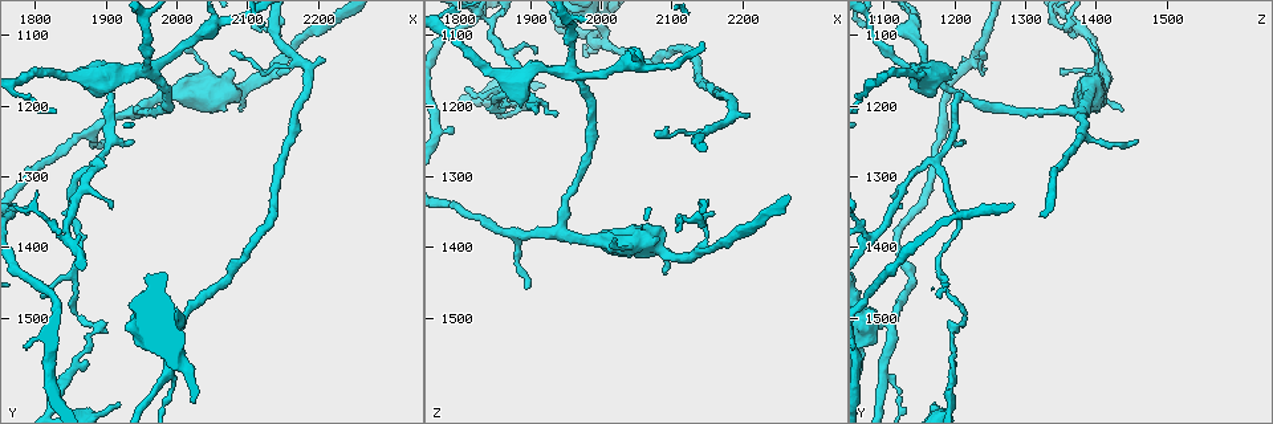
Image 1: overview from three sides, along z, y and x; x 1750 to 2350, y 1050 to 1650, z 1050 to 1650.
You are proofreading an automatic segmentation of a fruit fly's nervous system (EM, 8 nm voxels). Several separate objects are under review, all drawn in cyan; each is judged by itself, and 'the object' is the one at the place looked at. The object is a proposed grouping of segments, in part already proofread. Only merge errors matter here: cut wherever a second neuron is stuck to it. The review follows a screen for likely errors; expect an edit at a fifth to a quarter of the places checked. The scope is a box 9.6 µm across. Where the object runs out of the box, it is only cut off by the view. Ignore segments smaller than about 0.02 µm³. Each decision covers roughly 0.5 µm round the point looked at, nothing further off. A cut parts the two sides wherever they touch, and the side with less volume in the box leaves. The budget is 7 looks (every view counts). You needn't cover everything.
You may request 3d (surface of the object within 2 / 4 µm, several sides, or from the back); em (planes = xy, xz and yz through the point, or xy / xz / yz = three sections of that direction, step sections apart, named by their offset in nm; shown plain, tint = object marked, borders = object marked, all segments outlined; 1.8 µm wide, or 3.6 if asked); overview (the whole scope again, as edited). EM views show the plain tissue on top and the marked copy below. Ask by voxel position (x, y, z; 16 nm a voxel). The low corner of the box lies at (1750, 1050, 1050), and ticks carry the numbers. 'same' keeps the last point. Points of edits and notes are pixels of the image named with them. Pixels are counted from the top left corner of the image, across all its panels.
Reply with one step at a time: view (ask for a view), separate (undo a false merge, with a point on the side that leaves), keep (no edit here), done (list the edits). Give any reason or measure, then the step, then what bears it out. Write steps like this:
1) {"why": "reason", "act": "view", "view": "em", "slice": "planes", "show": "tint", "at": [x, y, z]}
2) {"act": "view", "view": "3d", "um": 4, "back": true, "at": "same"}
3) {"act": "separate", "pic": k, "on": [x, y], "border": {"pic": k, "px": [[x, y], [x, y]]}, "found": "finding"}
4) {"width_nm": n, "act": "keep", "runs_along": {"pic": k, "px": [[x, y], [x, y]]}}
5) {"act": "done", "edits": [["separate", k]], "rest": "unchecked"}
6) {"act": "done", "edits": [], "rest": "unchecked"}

{"why": "abrupt turn", "act": "view", "view": "em", "slice": "xz", "step": 4, "show": "tint", "at": [1885, 1525, 1200]}

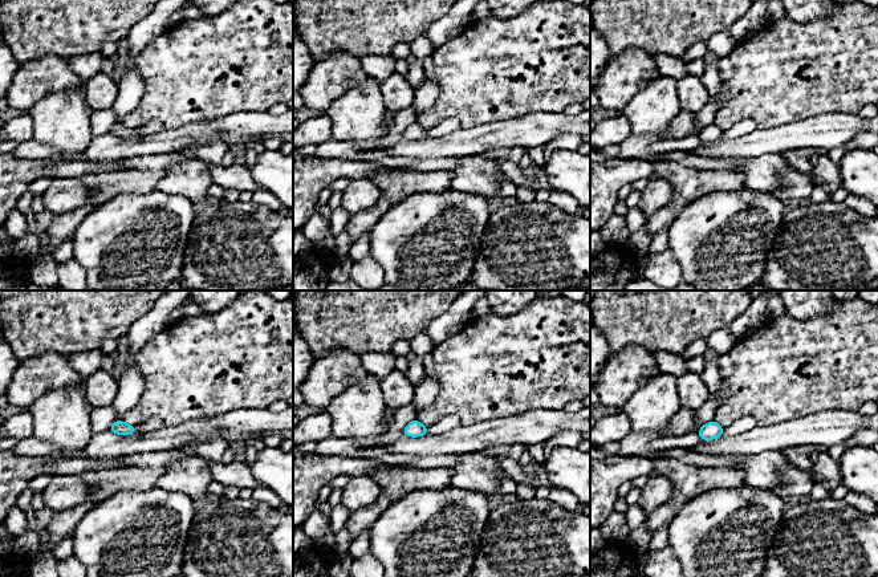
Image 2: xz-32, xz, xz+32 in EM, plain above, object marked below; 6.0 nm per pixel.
{"why": "cut it another way", "act": "view", "view": "em", "slice": "planes", "show": "tint", "at": "same"}

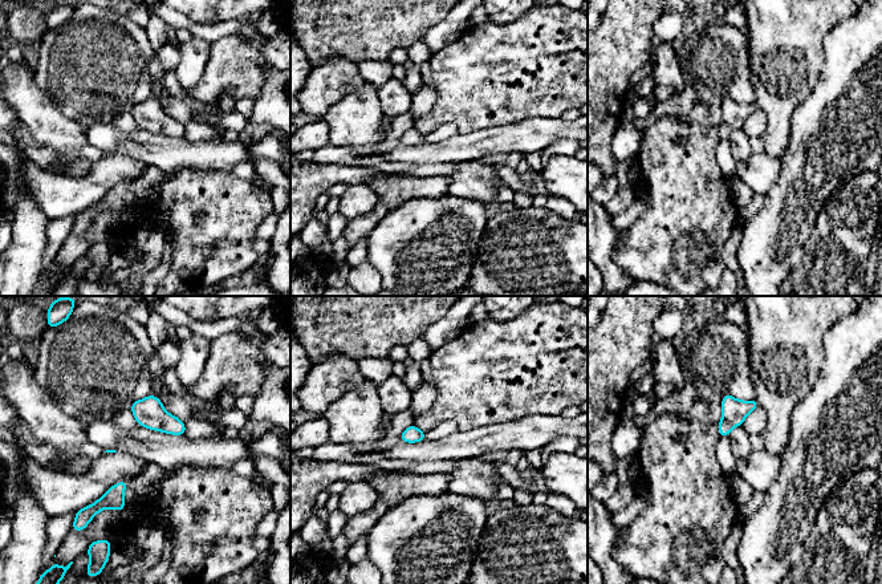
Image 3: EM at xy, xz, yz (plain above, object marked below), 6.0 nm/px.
{"act": "separate", "pic": 3, "on": [724, 426], "border": {"pic": 3, "px": [[723, 417], [732, 426]]}, "found": "two neurons meet here"}

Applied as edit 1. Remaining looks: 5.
{"act": "view", "view": "overview"}

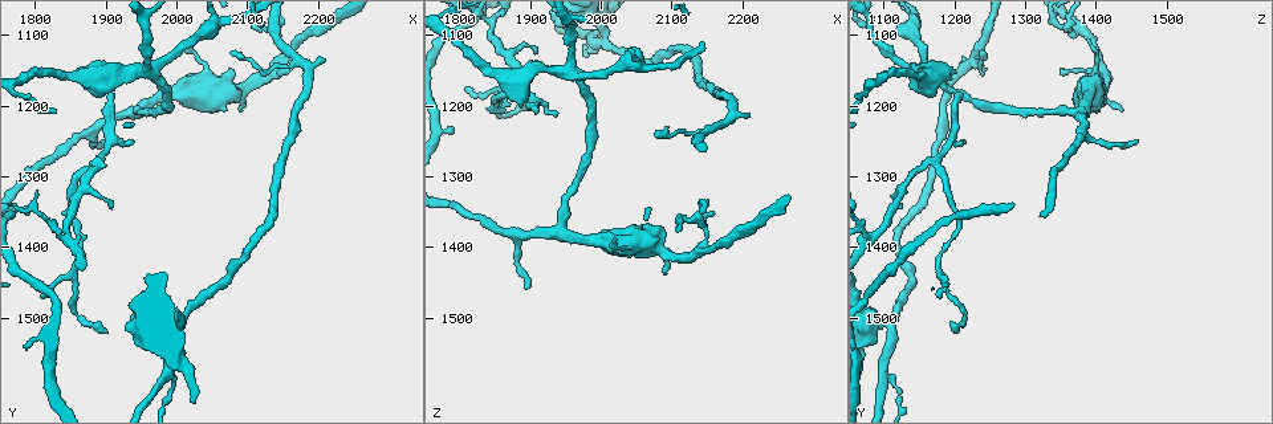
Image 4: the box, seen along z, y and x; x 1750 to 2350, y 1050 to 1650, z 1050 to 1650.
{"act": "view", "view": "em", "slice": "planes", "show": "tint", "at": [1885, 1280, 1170]}

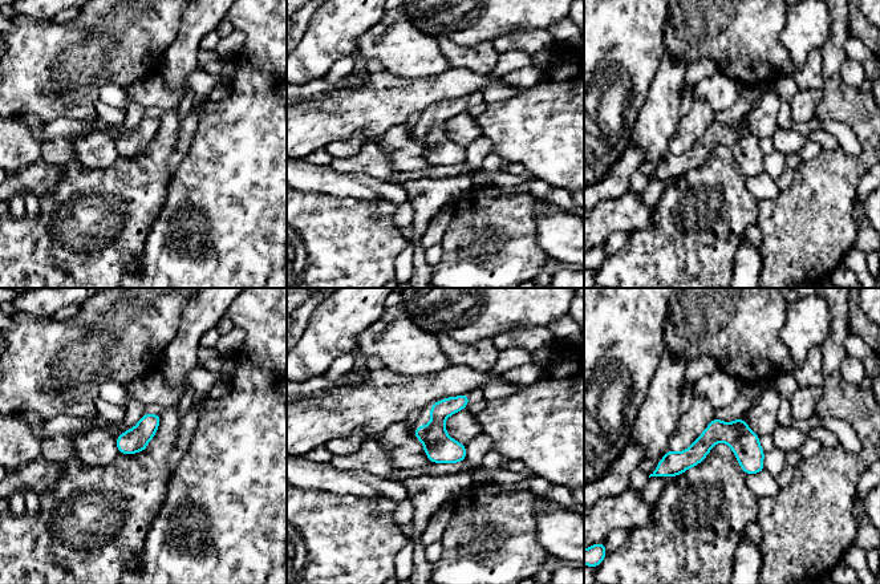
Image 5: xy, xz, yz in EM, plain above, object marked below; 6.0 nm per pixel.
{"width_nm": 150, "act": "keep", "runs_along": {"pic": 5, "px": [[759, 453], [712, 436], [660, 467]]}, "found": "one neuron here"}

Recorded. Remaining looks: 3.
{"why": "looks like a crossing", "act": "view", "view": "3d", "um": 2, "at": [1960, 1150, 1155]}

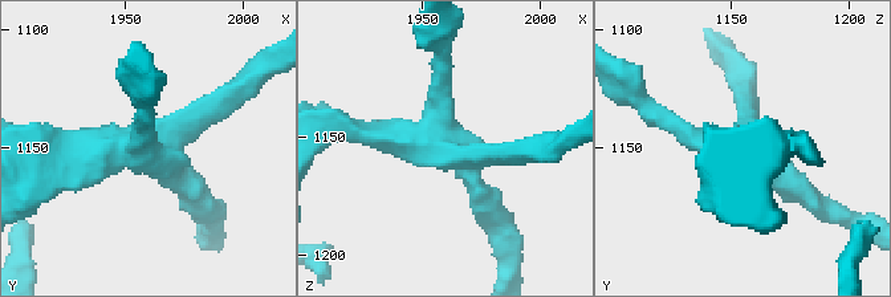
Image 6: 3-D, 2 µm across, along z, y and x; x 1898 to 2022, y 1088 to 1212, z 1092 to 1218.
{"arms": 4, "act": "view", "view": "em", "slice": "planes", "show": "tint", "at": [1965, 1151, 1156]}

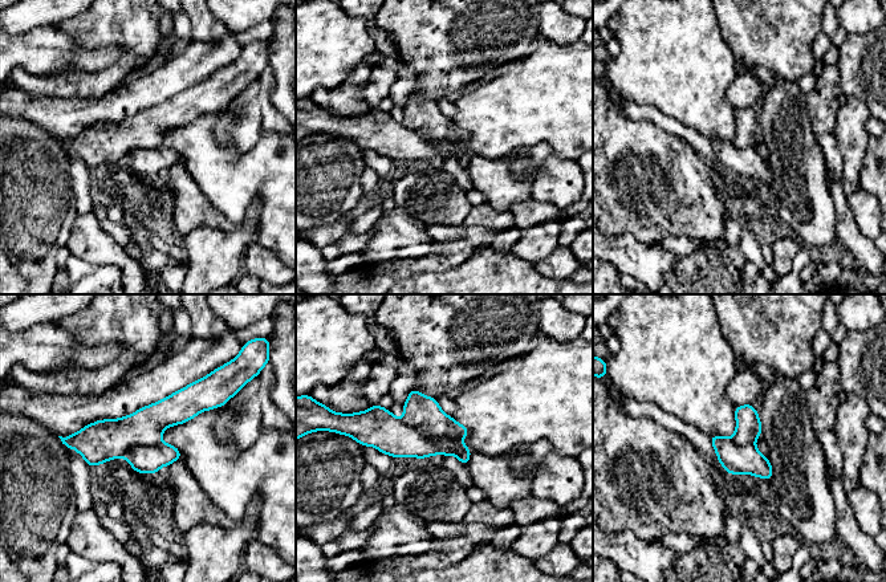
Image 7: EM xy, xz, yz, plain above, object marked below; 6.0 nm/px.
{"act": "separate", "pic": 7, "on": [390, 435], "part_leaving": {"pic": 7, "px": [[215, 402], [105, 440], [68, 440]]}, "found": "two neurons meet here"}

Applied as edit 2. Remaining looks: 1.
{"act": "done", "edits": [["separate", 3], ["separate", 7]], "rest": "unchecked"}

